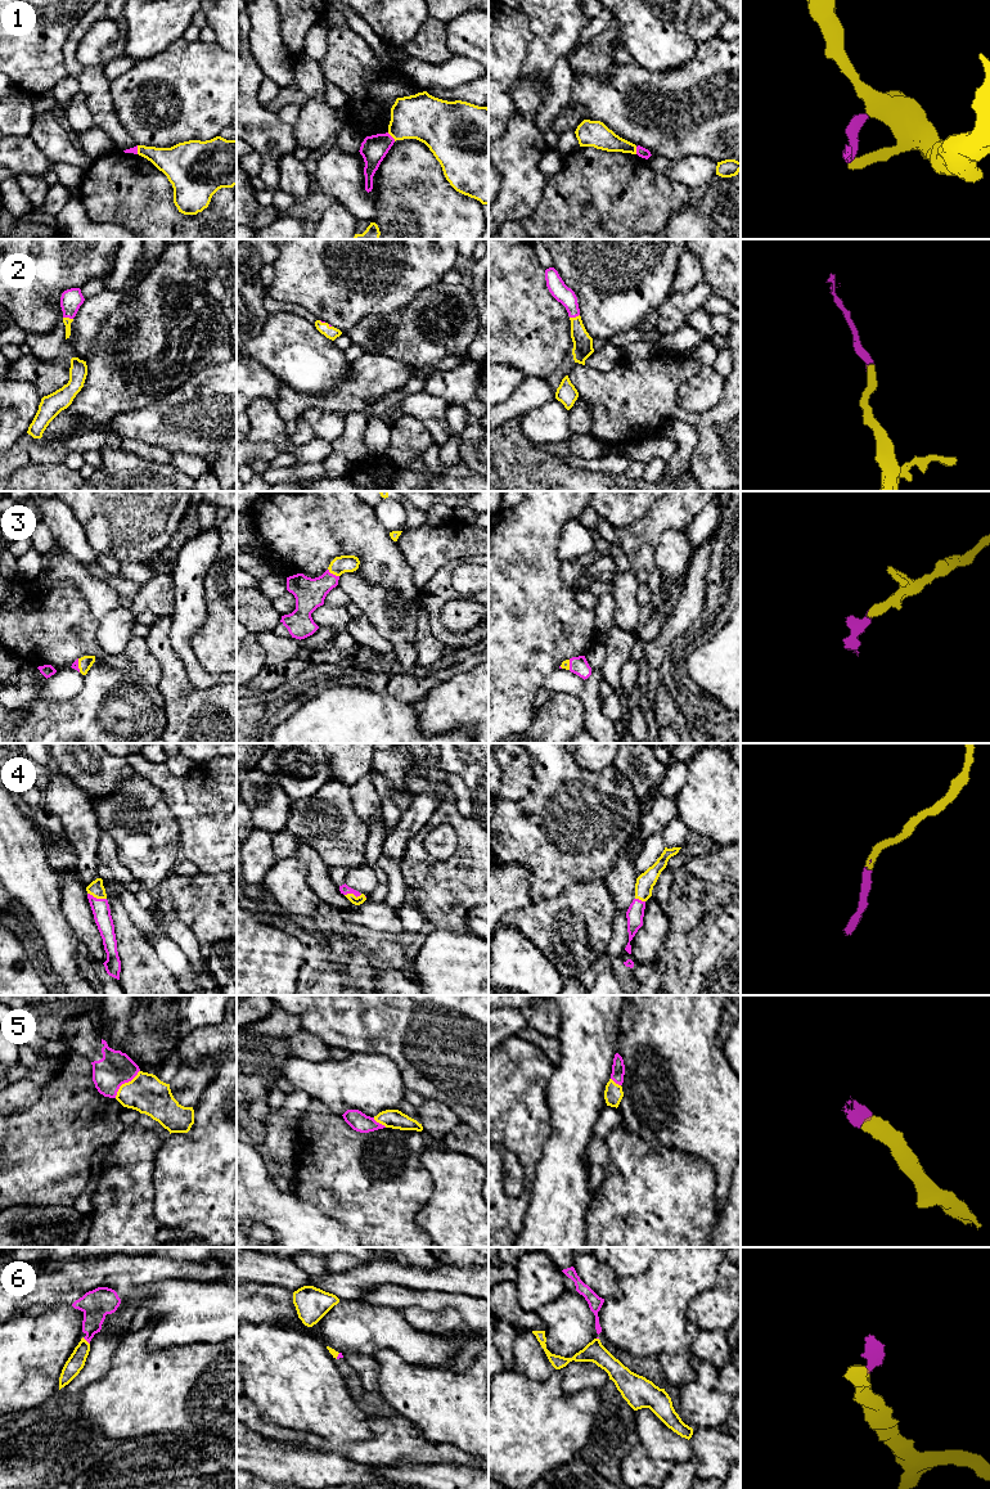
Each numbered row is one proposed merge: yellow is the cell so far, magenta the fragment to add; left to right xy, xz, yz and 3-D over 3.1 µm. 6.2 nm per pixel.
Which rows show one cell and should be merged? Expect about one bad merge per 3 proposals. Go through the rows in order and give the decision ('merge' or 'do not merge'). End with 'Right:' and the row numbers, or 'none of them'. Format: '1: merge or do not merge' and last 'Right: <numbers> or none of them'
1: do not merge
2: merge
3: merge
4: merge
5: merge
6: do not merge
Right: 2, 3, 4, 5

